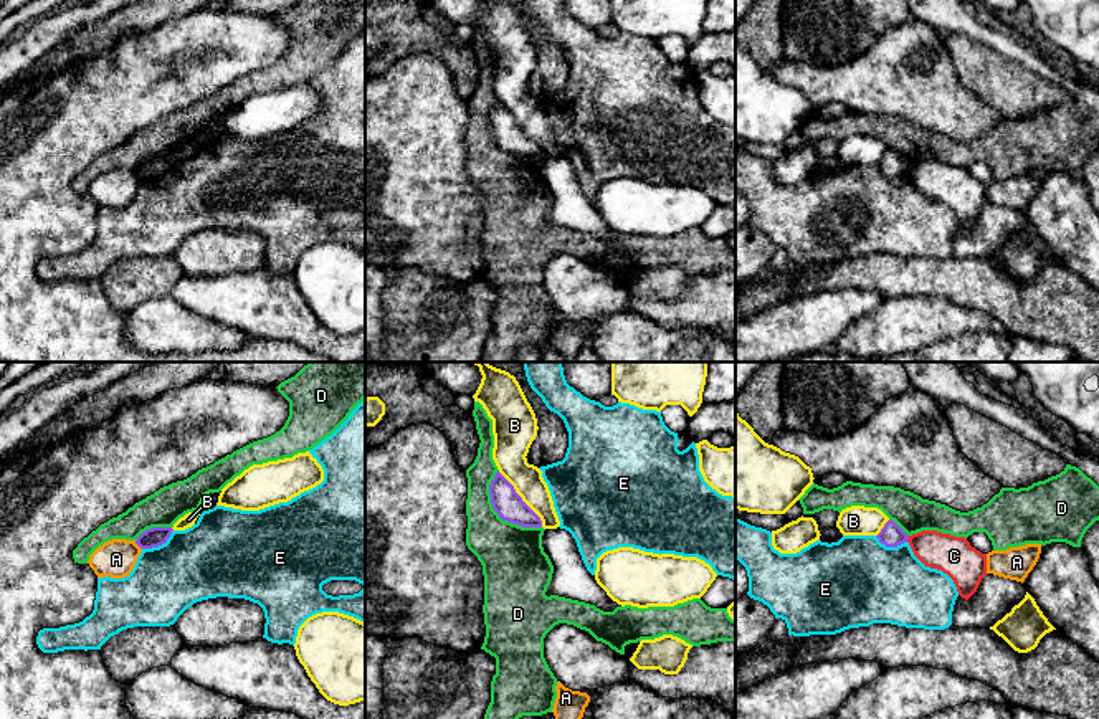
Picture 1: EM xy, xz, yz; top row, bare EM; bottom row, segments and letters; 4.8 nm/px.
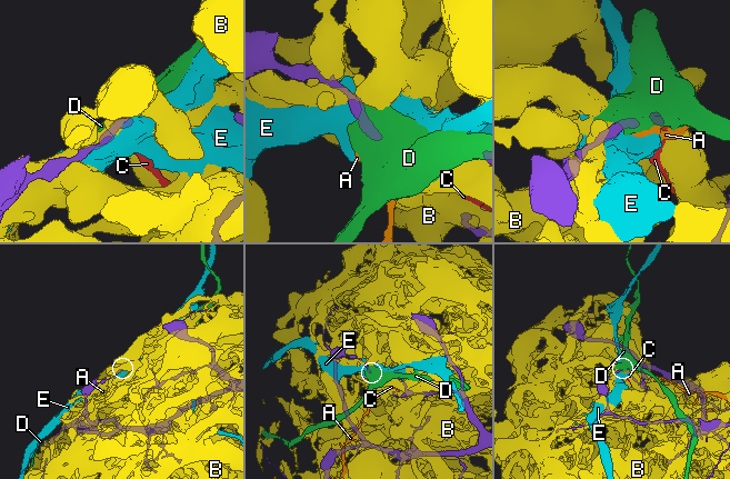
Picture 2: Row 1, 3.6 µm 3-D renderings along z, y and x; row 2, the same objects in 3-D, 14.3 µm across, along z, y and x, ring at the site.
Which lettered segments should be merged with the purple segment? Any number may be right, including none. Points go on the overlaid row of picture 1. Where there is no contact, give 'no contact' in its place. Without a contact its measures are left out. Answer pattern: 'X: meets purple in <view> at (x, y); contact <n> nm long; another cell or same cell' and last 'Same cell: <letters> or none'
A: meets purple in xy at (137, 544); contact 60 nm long; another cell
B: meets purple in xz at (521, 499); contact 340 nm long; another cell
C: meets purple in yz at (908, 538); contact 40 nm long; another cell
D: meets purple in xz at (498, 513); contact 360 nm long; another cell
E: meets purple in xy at (159, 544); contact 180 nm long; another cell
Same cell: none

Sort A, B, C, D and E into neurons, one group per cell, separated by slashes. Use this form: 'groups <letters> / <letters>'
groups A / B / C / D / E

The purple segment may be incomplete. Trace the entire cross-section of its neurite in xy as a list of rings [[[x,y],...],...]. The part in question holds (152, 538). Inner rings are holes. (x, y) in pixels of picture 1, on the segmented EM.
[[[152,527],[152,529],[147,529],[145,532],[142,532],[137,537],[136,544],[140,549],[159,547],[159,545],[167,542],[167,539],[170,537],[172,531],[174,531],[172,527]]]

